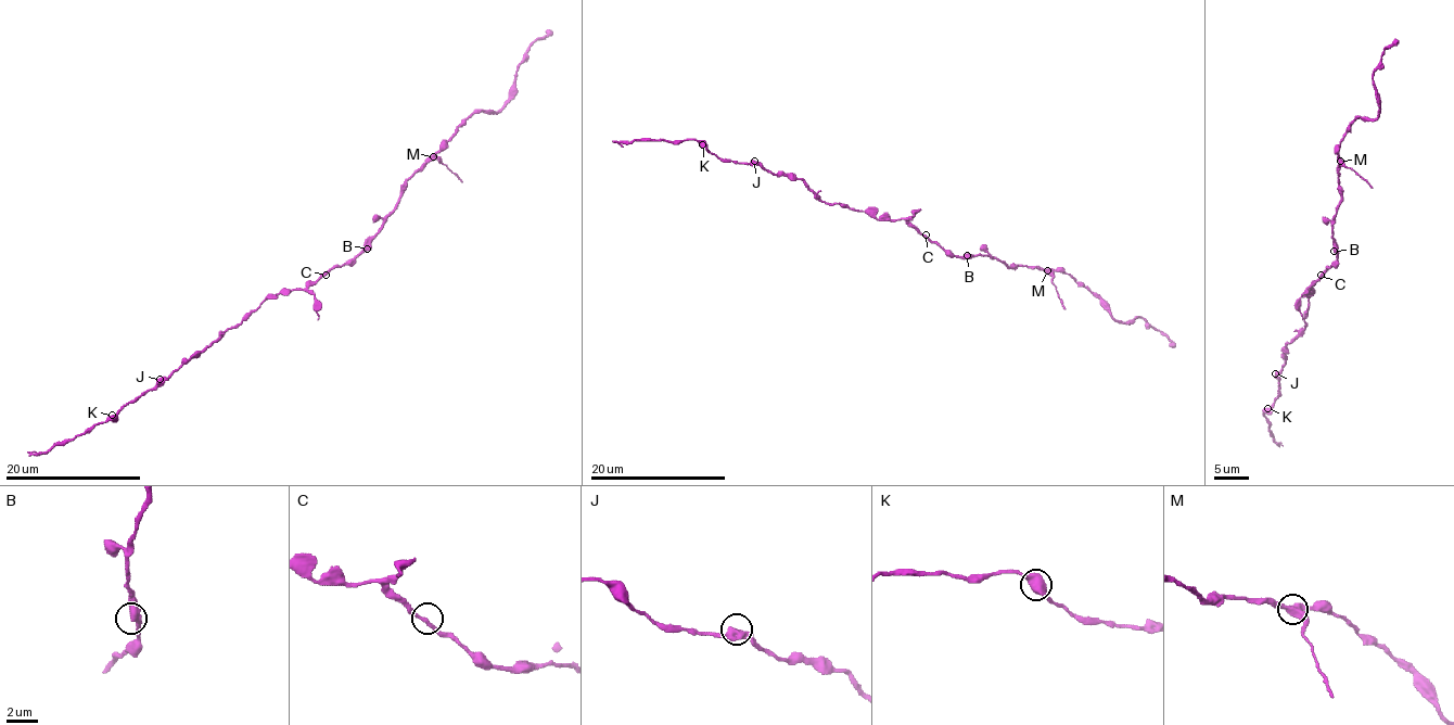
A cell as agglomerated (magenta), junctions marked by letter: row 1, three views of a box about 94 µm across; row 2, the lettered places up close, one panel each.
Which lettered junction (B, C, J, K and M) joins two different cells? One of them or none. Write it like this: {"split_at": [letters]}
{"split_at": ["M"]}

